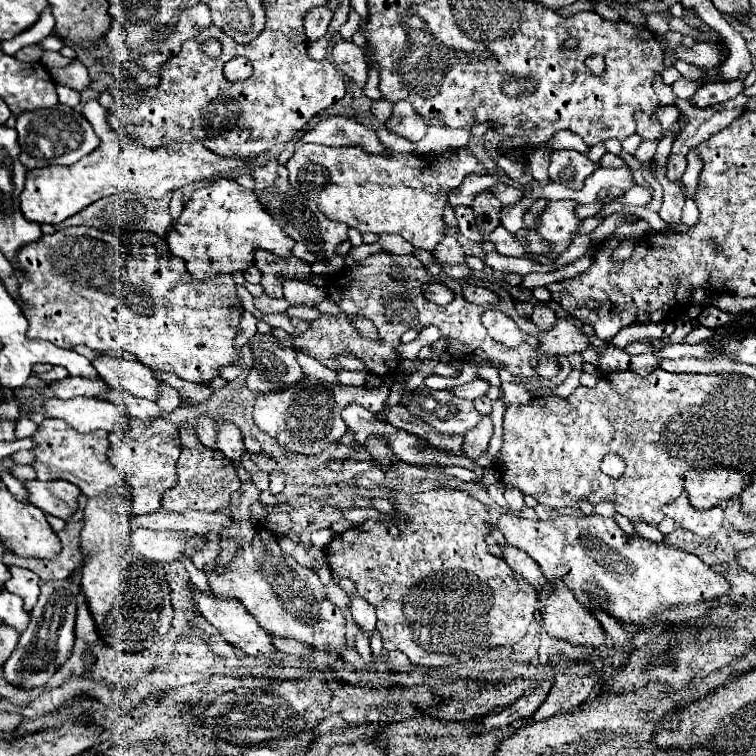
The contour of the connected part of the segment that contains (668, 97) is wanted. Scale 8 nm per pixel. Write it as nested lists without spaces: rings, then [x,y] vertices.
[[[656,74],[654,90],[656,90],[658,98],[660,98],[660,104],[664,104],[664,106],[666,106],[666,104],[674,104],[676,94],[672,92],[672,86],[668,86],[668,84],[664,84],[664,82],[662,82],[662,76],[660,76],[660,74]]]

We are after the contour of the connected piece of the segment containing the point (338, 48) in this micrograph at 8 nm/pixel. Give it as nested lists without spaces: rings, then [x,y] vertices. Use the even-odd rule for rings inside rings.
[[[338,40],[332,48],[336,68],[350,76],[360,88],[368,82],[368,60],[364,50],[364,46],[356,46],[352,40]]]

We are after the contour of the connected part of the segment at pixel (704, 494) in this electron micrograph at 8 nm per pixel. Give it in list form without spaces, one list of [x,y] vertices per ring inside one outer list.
[[[714,466],[708,470],[692,470],[686,474],[684,488],[694,508],[712,508],[722,500],[734,498],[748,486],[750,474],[740,468]]]

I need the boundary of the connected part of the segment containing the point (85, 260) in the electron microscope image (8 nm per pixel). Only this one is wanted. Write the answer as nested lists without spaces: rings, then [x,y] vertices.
[[[68,226],[40,240],[24,244],[16,252],[18,296],[24,316],[28,318],[28,336],[48,340],[60,348],[86,344],[102,352],[130,352],[152,370],[172,372],[182,380],[210,382],[218,376],[218,368],[232,364],[234,338],[238,334],[240,316],[244,312],[230,274],[218,274],[208,280],[190,276],[184,260],[172,256],[166,242],[146,230],[130,234],[112,234],[88,226]]]

